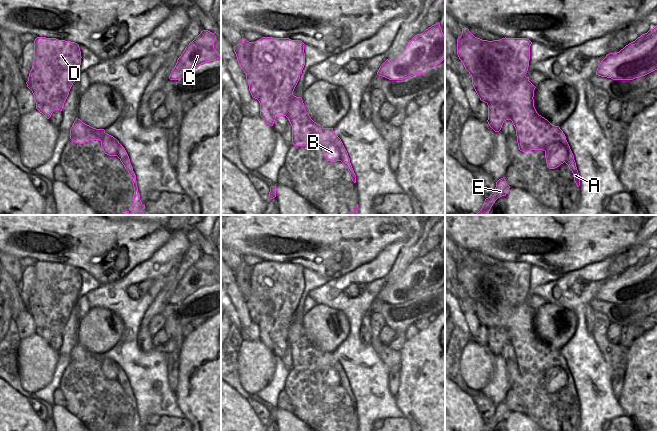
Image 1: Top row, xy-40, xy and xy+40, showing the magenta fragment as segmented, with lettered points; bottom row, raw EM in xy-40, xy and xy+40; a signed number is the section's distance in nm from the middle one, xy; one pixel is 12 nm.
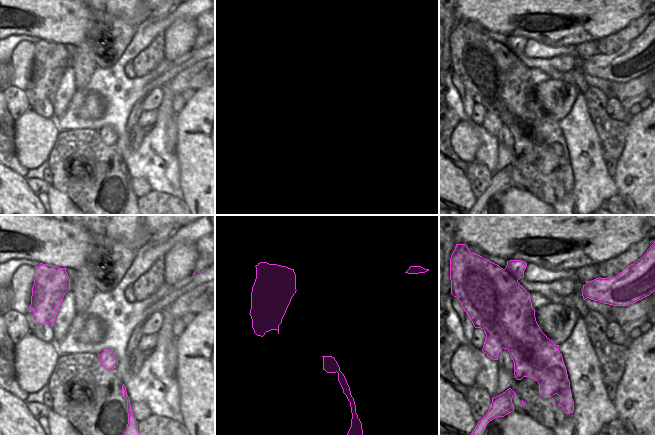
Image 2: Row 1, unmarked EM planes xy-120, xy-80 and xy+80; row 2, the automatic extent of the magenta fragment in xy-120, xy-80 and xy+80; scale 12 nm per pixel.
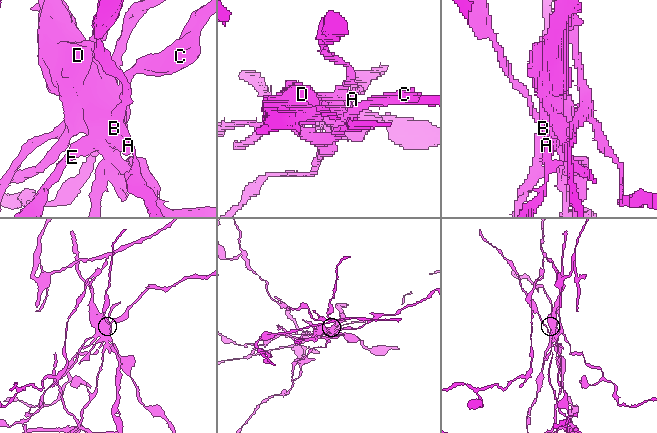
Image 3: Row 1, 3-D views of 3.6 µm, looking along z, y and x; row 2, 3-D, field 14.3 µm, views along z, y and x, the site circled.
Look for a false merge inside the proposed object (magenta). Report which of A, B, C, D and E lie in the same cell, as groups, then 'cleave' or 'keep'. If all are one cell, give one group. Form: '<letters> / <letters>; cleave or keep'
A C D E / B; cleave

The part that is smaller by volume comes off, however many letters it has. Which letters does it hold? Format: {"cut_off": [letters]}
{"cut_off": ["B"]}

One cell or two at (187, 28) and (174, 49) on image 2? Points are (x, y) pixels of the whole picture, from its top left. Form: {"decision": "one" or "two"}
{"decision": "one"}

